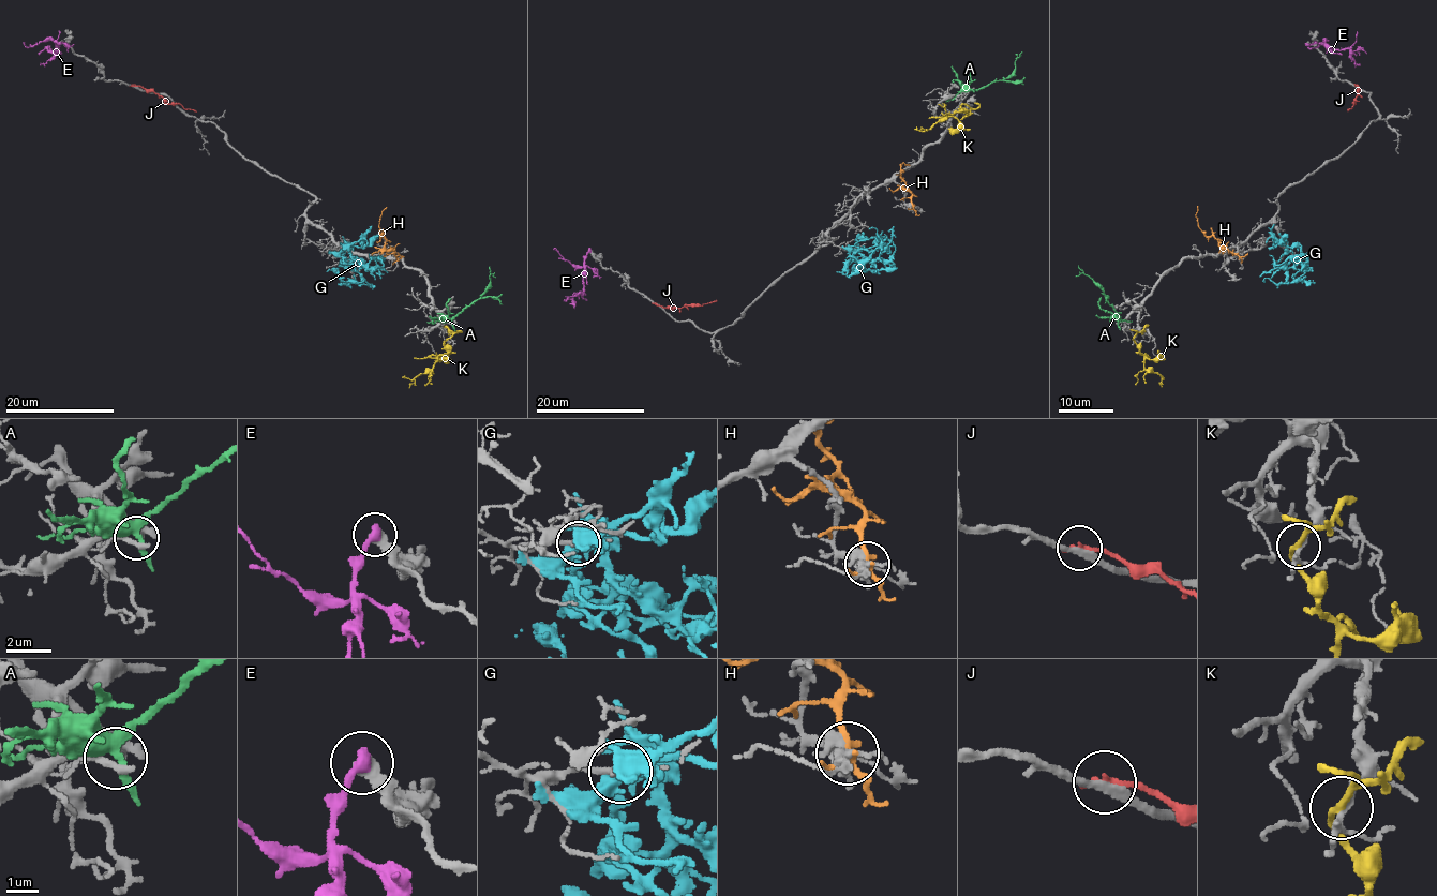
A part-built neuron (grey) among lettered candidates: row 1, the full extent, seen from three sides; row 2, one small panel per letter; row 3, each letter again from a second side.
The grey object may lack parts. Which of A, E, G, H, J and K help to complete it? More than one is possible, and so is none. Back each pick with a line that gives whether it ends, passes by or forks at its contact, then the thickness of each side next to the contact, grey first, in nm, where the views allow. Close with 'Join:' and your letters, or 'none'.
Join: none

